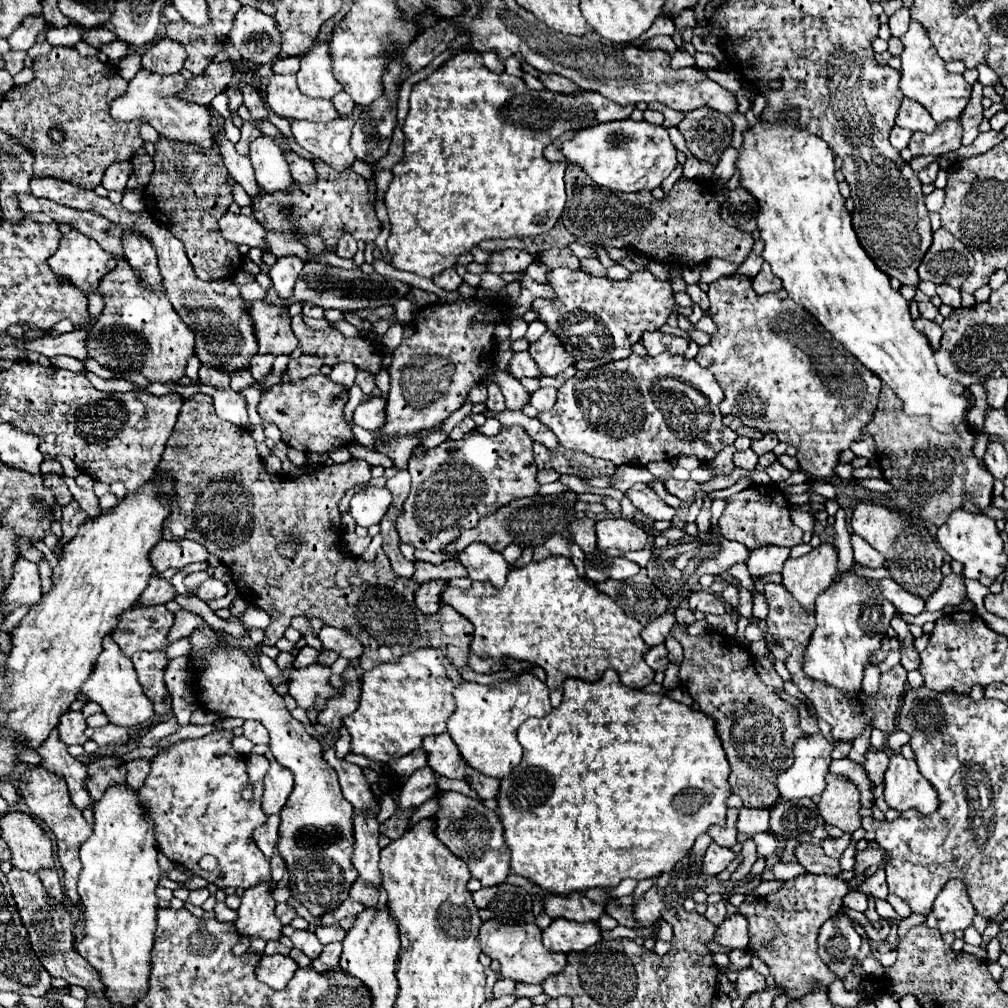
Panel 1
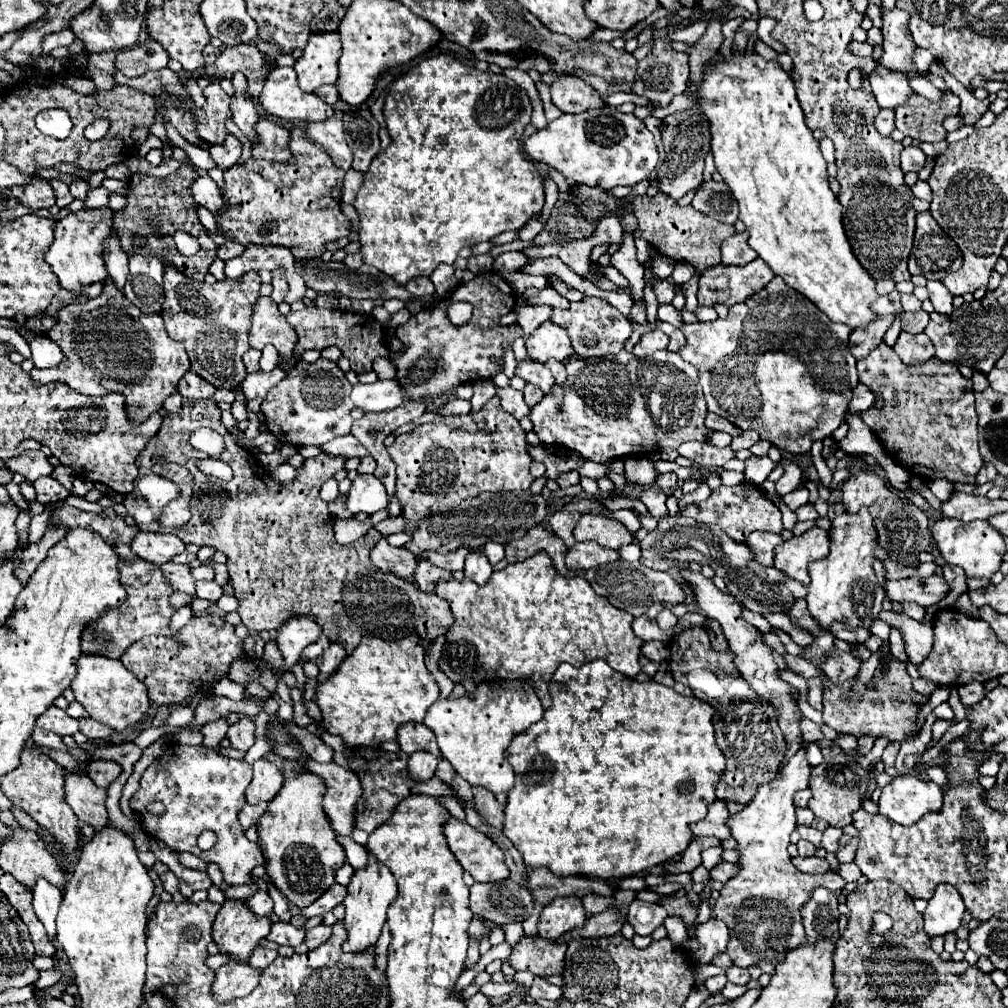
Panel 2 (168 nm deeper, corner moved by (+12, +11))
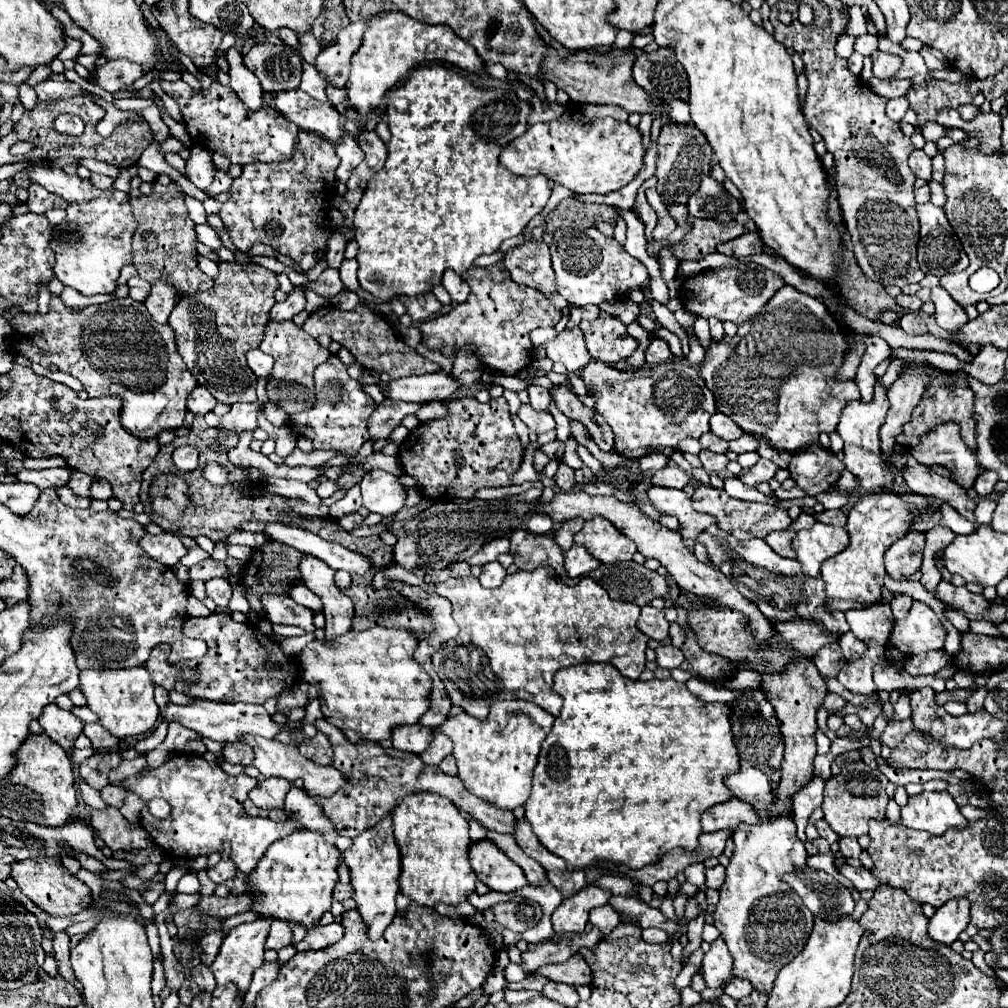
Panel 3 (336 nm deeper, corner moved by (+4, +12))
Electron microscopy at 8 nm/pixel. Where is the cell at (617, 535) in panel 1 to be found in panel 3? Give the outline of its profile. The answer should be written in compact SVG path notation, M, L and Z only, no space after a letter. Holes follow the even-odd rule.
M600 516L586 520L584 528L574 536L574 542L582 544L602 564L632 560L636 552L636 544Z

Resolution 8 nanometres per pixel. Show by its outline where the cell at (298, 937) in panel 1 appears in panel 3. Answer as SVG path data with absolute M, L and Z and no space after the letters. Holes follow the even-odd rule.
M274 920L272 926L270 926L270 932L268 932L268 938L266 938L264 948L278 952L280 948L288 946L290 940L292 940L290 924L288 924L288 922L282 922L282 920Z

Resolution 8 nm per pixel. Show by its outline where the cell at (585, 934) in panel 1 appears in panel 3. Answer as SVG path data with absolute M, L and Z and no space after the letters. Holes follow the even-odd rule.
M586 886L578 894L570 896L568 900L562 900L562 904L552 914L552 926L556 932L584 932L588 924L588 912L596 906L608 904L612 892L598 888L598 886Z

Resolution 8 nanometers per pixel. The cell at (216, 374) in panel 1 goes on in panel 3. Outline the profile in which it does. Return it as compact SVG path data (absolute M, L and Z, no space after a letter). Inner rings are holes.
M196 386L196 388L190 392L186 406L188 406L188 410L190 410L192 414L204 416L204 414L212 412L212 408L216 406L216 400L214 400L214 396L212 396L204 386Z

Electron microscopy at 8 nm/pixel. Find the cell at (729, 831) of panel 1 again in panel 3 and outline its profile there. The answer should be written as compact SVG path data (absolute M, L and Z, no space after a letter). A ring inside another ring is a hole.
M732 798L728 802L722 804L714 804L712 808L708 808L702 816L702 830L704 832L716 832L716 830L734 830L738 824L758 824L762 818L756 814L756 810L738 800Z

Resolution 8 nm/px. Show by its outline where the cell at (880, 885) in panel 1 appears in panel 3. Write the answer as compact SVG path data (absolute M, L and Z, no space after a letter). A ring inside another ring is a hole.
M790 812L762 824L740 824L732 836L736 850L726 868L726 880L720 888L720 902L714 910L714 926L720 930L734 958L734 976L748 980L756 992L772 992L772 982L806 944L814 918L800 896L780 880L796 866L806 866L806 848L796 834Z

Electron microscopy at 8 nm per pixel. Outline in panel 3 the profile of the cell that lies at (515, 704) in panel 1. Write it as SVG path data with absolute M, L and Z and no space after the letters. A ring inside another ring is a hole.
M500 700L492 704L484 722L462 712L458 716L446 718L446 722L440 726L442 732L454 742L452 754L456 758L458 778L464 782L468 792L500 810L514 810L516 806L524 806L530 798L536 758L554 724L554 716L546 710L544 722L536 722L532 718L534 708L536 704L524 700Z

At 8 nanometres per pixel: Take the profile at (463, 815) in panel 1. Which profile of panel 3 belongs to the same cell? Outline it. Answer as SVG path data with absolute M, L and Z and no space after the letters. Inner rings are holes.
M488 840L472 844L470 864L478 880L496 892L514 892L522 886L528 886L524 872Z

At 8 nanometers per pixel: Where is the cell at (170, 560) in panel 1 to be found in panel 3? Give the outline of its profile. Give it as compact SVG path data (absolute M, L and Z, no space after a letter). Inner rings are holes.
M164 532L164 534L158 534L158 536L152 536L152 534L144 536L140 540L140 548L150 558L158 560L164 566L174 566L188 552L184 548L184 544L180 542L180 538L174 536L174 534L170 534L170 532Z

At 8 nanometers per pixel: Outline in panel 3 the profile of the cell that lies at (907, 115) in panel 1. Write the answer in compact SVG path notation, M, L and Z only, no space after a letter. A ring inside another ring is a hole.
M876 50L872 54L872 72L880 80L892 78L898 72L900 66L902 66L902 58L900 56L886 54L886 52L880 52L880 50Z

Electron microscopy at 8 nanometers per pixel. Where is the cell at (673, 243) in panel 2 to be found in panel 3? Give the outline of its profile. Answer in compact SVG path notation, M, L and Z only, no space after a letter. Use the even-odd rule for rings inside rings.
M690 218L690 222L692 222L692 232L684 240L672 244L674 254L680 260L702 260L704 256L716 252L718 244L734 240L746 232L746 228L734 220L722 224L716 220Z

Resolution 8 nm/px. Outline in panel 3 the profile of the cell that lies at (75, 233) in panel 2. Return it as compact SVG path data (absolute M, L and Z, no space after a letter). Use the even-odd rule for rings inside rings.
M30 168L32 182L44 186L68 203L68 216L54 228L52 250L56 252L54 274L70 288L76 288L84 296L112 294L120 270L132 264L132 236L138 228L138 220L132 216L130 196L116 188L100 190L90 180L78 175L66 174L60 168Z

